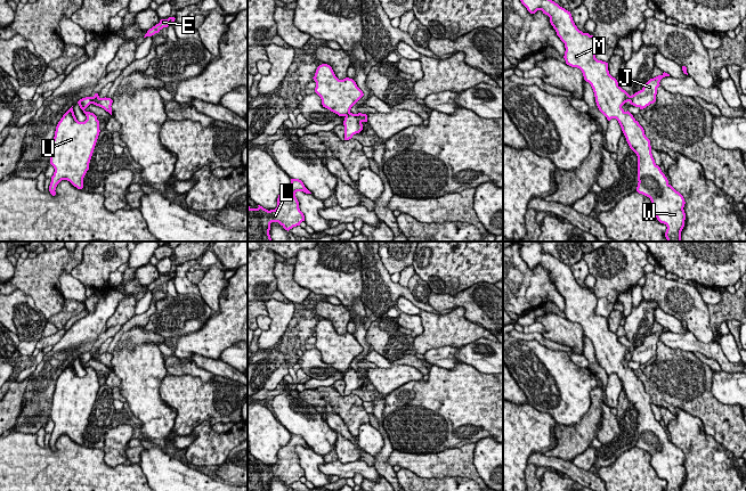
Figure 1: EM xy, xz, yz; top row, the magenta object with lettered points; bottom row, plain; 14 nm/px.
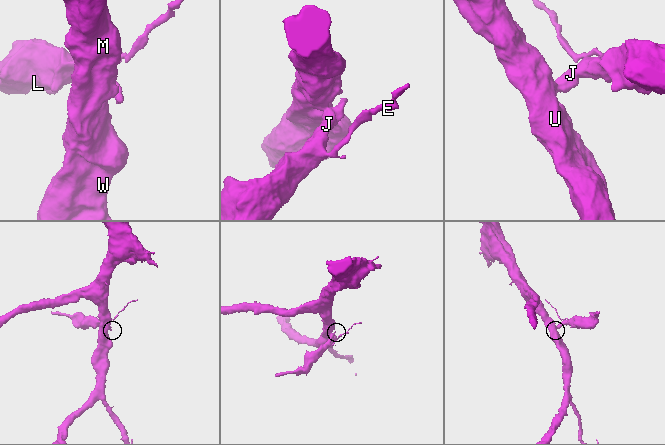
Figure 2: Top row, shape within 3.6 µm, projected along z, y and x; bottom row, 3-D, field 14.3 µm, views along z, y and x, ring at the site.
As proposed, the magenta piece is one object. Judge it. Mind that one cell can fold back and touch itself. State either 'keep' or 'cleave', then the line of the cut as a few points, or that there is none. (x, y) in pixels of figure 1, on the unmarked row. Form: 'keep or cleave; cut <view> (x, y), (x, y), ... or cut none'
cleave; cut xy (91, 352), (92, 358)

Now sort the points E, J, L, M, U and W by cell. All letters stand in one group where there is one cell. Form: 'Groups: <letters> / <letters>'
Groups: E J L / M U W

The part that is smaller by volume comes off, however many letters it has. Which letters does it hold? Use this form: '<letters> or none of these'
E, J, L

